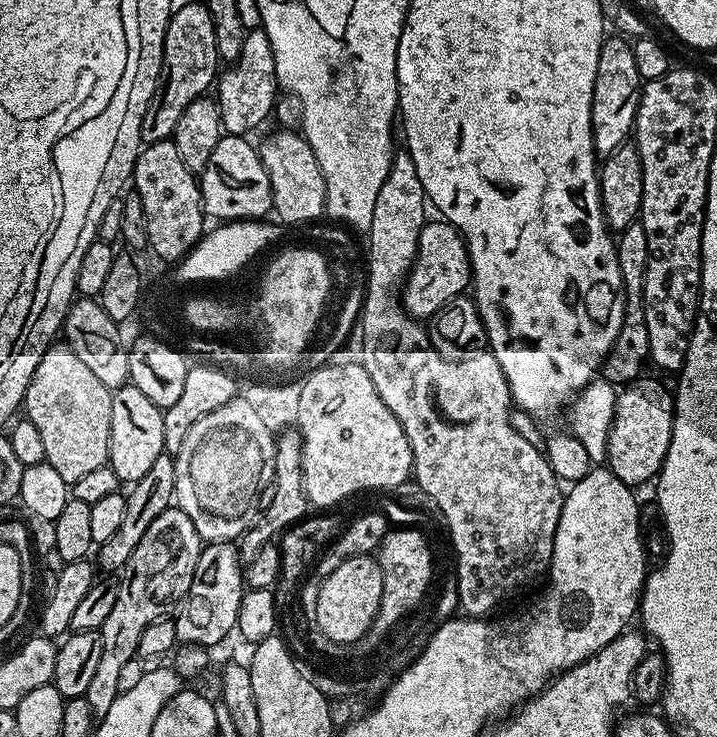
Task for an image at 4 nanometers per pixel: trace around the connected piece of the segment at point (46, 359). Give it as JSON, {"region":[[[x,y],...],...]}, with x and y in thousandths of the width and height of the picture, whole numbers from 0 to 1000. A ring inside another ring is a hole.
{"region":[[[74,469],[53,491],[53,502],[47,502],[47,513],[42,513],[42,524],[32,528],[32,563],[47,578],[59,593],[64,609],[63,626],[81,638],[81,645],[98,659],[109,654],[119,643],[146,634],[151,630],[151,607],[153,605],[153,551],[158,528],[142,524],[137,512],[114,493],[114,486],[103,480],[93,469]]]}

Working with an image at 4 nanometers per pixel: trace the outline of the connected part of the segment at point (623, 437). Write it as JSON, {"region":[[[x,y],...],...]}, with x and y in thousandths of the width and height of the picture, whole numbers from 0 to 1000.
{"region":[[[894,509],[891,516],[869,522],[861,531],[856,567],[851,578],[845,634],[877,659],[898,657],[902,651],[909,654],[919,647],[940,583],[943,545],[939,528],[904,509]]]}

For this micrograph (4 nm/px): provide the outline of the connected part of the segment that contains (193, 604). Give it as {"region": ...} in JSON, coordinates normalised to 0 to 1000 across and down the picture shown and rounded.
{"region":[[[311,733],[303,738],[286,737],[279,745],[276,768],[271,768],[271,790],[265,790],[262,813],[255,821],[257,836],[247,834],[245,867],[252,875],[279,875],[294,881],[318,862],[325,862],[332,822],[343,802],[343,776],[338,769],[335,745],[328,737]]]}

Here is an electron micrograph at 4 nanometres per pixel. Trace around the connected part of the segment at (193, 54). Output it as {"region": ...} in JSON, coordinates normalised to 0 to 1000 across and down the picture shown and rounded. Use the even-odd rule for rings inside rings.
{"region":[[[289,4],[257,5],[241,15],[232,52],[229,53],[229,100],[220,111],[220,122],[215,122],[215,133],[209,133],[209,144],[204,144],[204,160],[198,160],[198,187],[201,195],[213,195],[236,189],[248,168],[248,160],[259,151],[272,134],[283,132],[300,115],[304,107],[304,83],[307,75],[298,57],[298,30],[293,24]]]}

